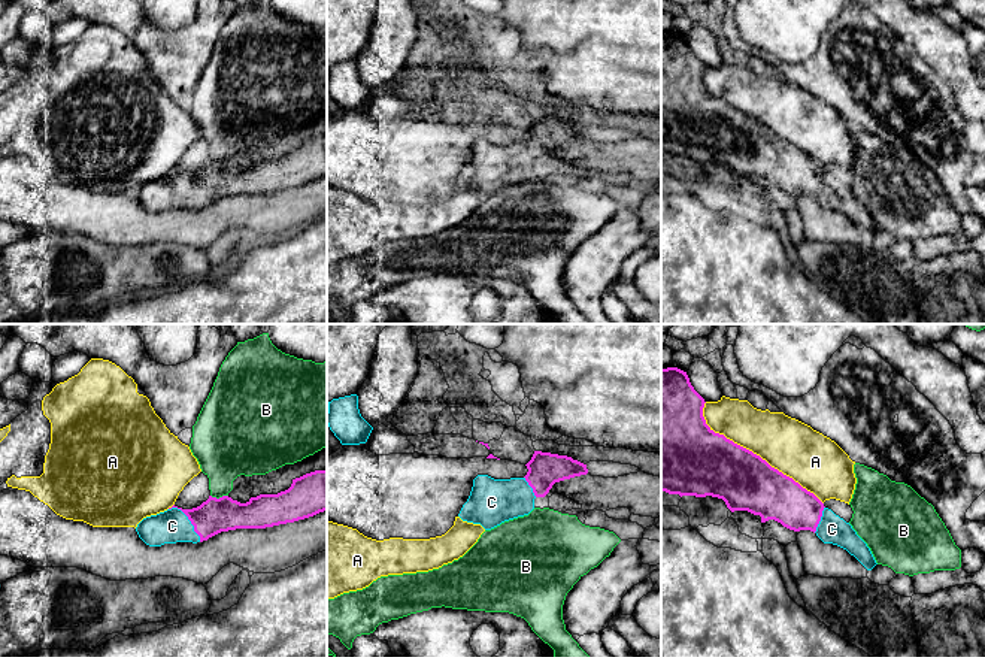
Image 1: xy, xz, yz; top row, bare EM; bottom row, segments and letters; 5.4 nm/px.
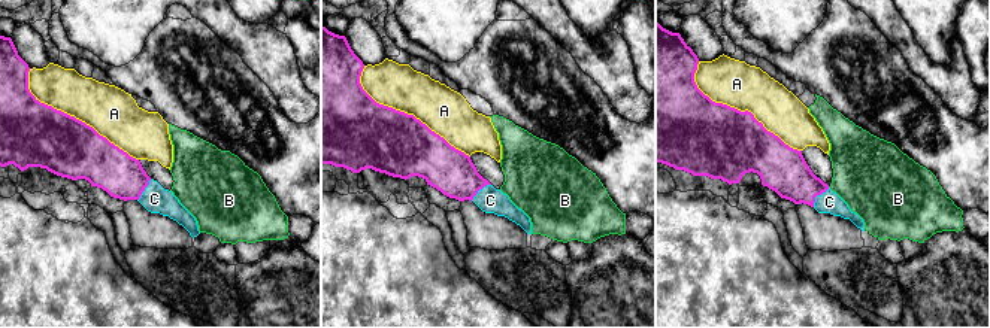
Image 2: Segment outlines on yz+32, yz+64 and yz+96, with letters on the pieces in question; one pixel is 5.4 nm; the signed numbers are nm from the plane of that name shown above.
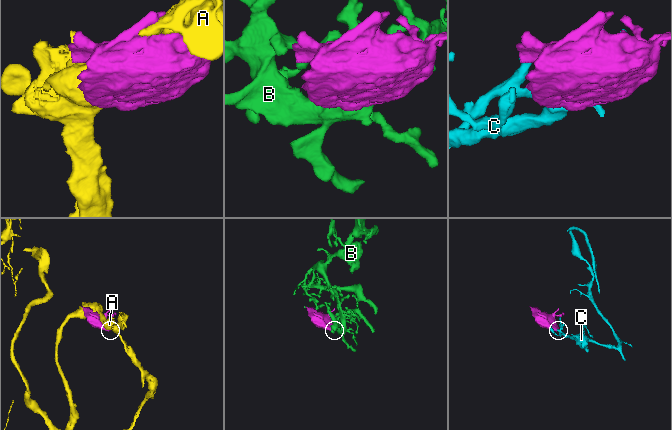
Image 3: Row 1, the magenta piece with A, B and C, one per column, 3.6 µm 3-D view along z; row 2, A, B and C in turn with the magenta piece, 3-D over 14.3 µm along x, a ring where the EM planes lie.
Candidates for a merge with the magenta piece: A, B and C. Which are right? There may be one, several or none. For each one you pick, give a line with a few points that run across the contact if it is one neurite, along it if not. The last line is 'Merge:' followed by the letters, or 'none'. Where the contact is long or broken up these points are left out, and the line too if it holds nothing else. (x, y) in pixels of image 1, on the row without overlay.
C: line xy (215, 181), (209, 184), (188, 184), (182, 190), (172, 191)
Merge: C

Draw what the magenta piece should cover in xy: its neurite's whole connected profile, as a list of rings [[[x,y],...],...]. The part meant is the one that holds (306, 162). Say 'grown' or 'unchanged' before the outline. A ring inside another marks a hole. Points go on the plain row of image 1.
grown; [[[315,136],[293,145],[288,155],[260,160],[246,169],[228,161],[209,161],[193,175],[172,172],[143,184],[136,197],[149,212],[176,208],[203,208],[236,194],[266,194],[294,188],[327,176],[327,136]]]

